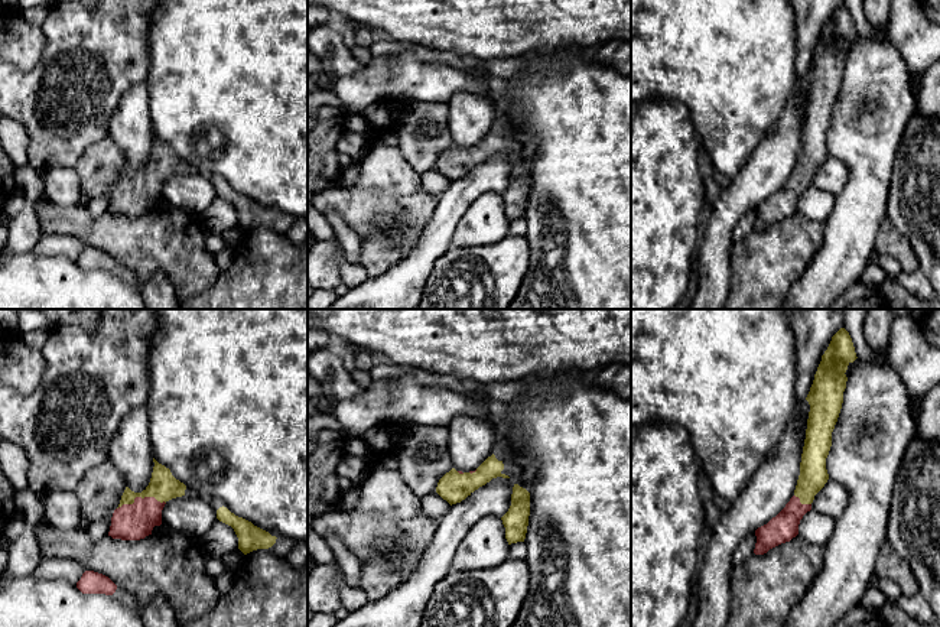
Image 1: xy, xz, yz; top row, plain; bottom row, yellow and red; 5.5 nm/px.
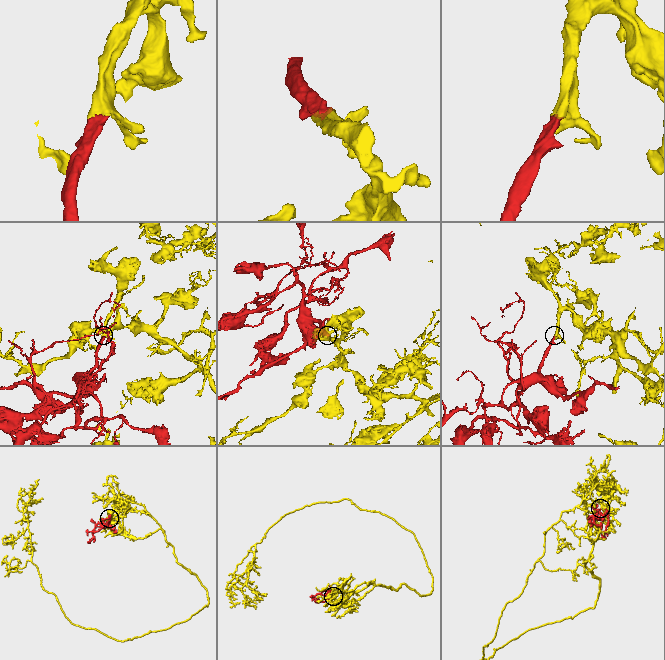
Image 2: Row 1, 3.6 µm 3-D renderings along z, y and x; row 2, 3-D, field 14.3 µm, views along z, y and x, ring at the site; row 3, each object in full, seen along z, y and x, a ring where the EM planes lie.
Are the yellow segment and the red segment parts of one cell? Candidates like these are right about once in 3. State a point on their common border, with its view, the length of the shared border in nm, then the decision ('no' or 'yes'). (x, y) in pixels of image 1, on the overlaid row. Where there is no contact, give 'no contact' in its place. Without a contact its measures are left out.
xy (140, 496) | 280 nm | yes

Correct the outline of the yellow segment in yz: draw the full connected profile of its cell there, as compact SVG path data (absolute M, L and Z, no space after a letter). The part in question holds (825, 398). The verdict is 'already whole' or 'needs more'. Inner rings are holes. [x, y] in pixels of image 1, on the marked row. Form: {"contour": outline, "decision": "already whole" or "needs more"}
{"contour": "M840 328L822 355L806 397L810 412L794 496L775 517L755 530L755 555L764 555L770 549L796 537L800 520L811 510L814 496L827 483L826 458L832 446L832 432L843 403L848 381L845 373L856 358L849 332Z", "decision": "needs more"}

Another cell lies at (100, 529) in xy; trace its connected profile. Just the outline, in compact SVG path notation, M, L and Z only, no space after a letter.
M98 520L95 523L88 524L85 532L94 542L98 542L108 535L110 526L111 520Z

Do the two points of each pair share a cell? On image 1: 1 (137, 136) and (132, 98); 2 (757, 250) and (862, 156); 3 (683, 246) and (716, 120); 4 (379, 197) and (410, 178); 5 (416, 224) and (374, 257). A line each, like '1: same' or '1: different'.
1: same
2: different
3: different
4: same
5: same

